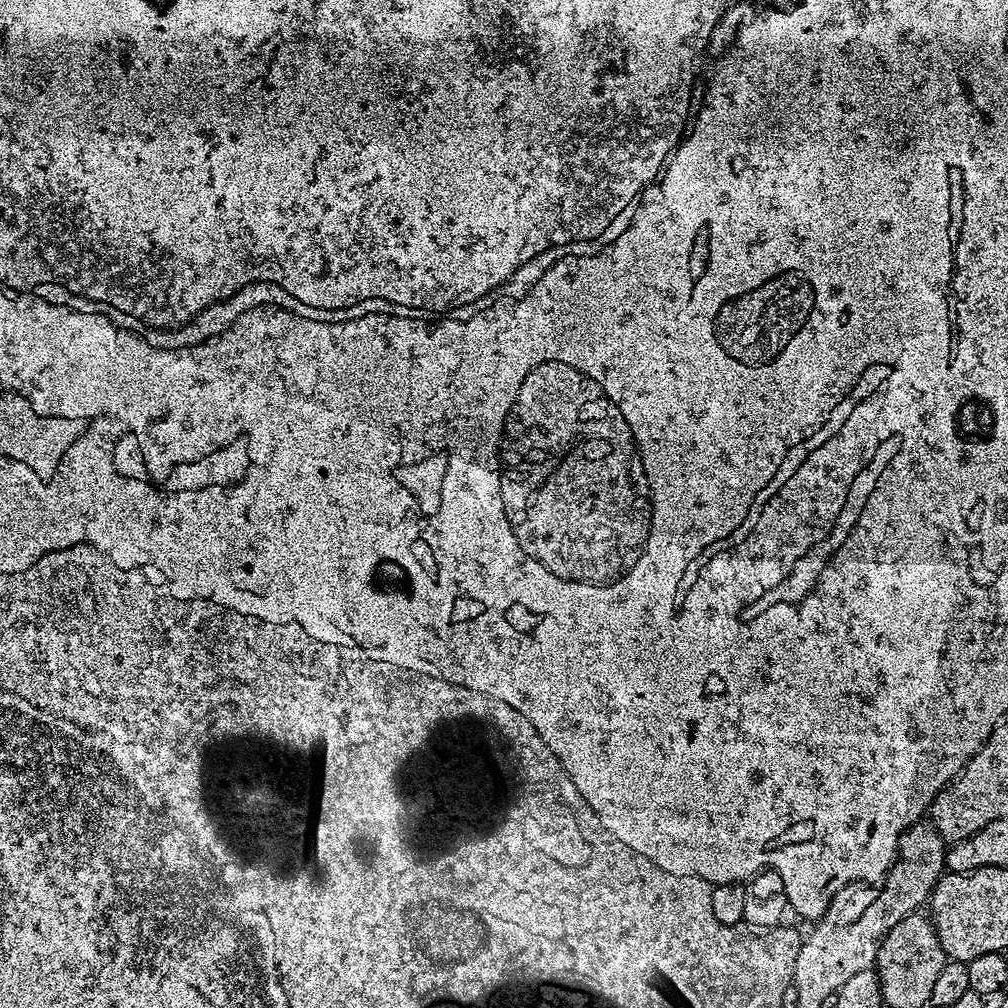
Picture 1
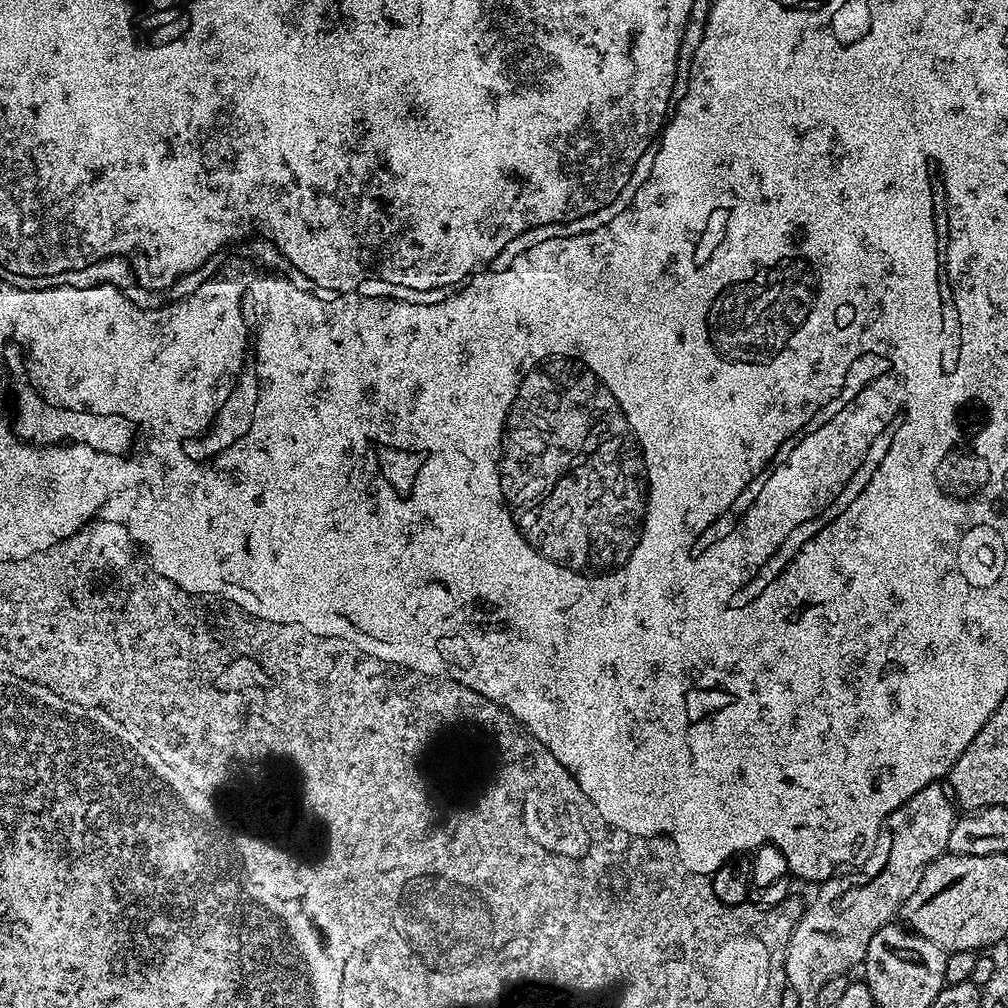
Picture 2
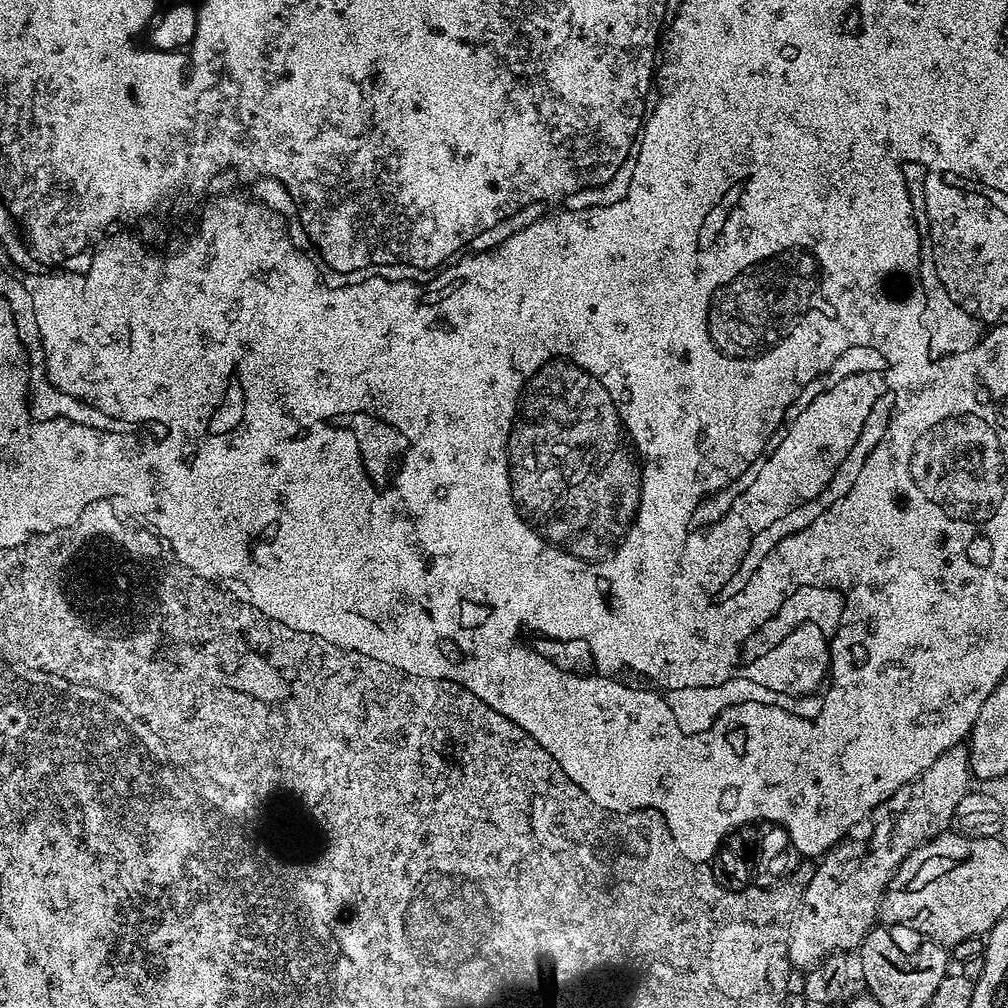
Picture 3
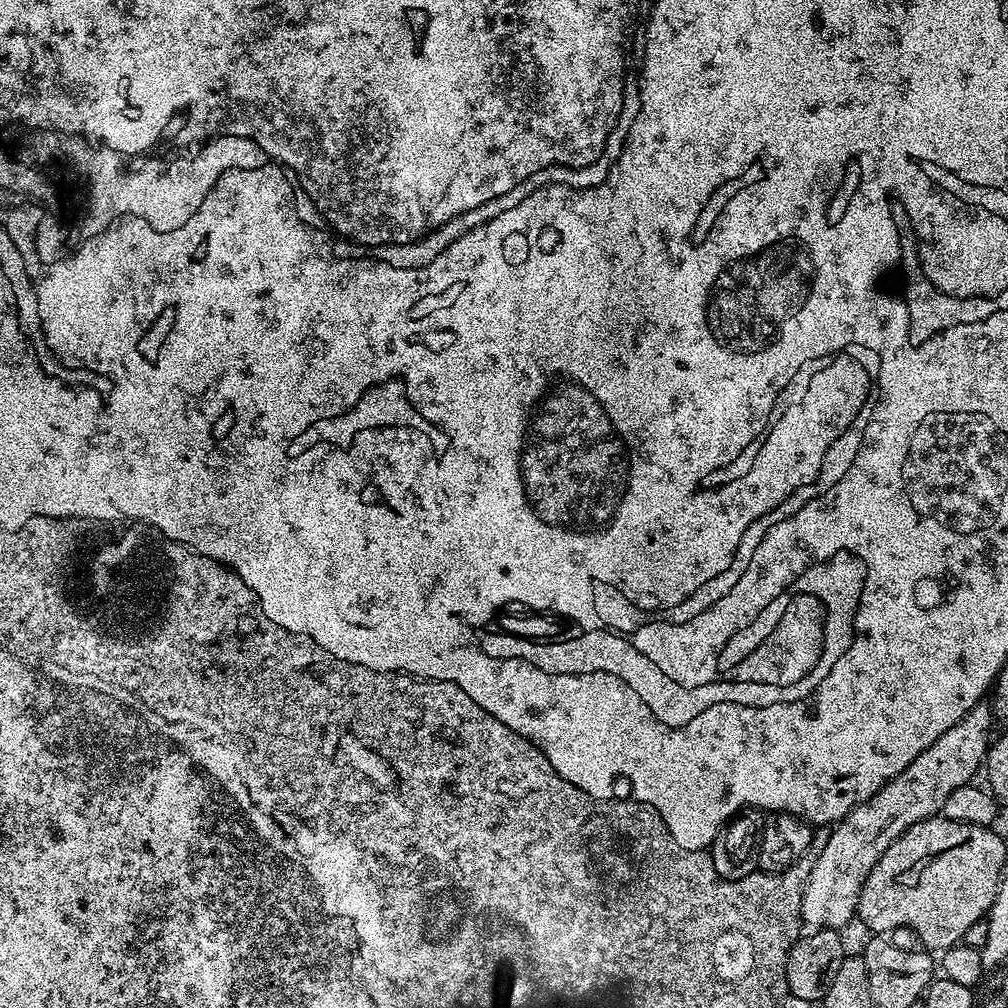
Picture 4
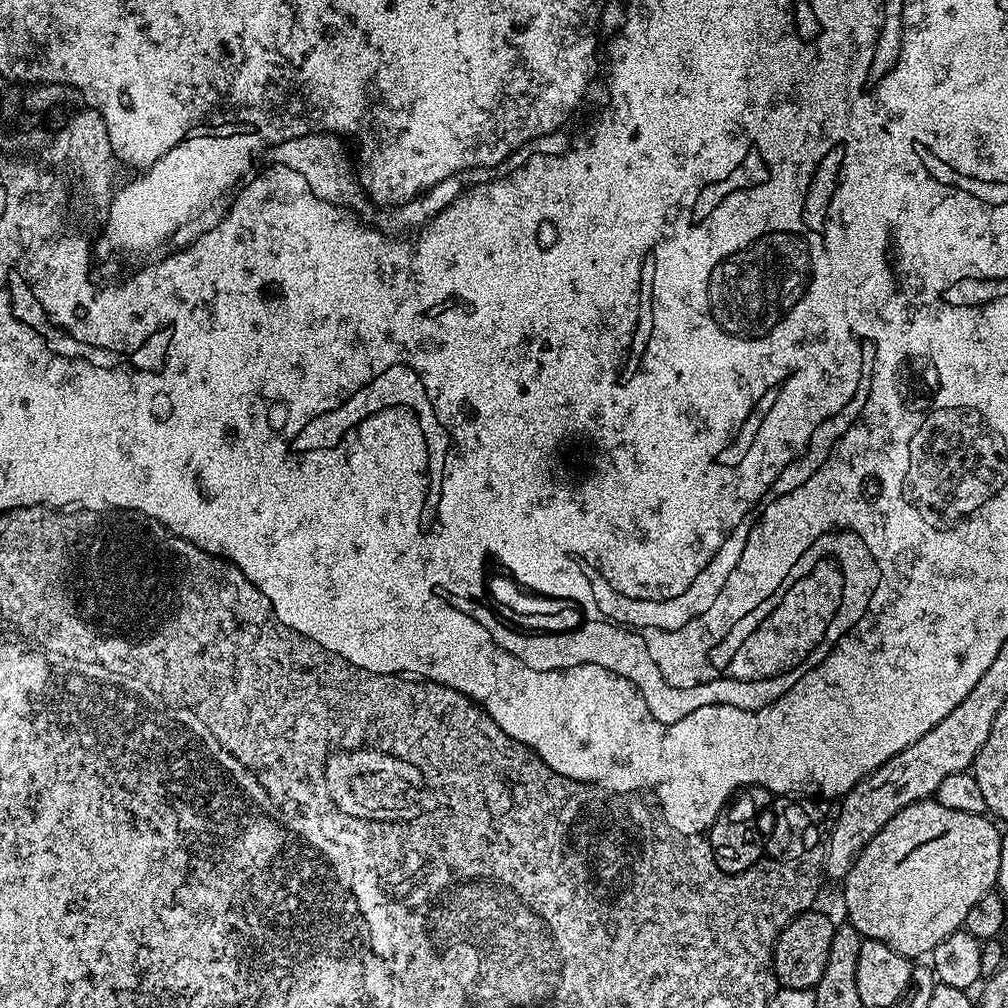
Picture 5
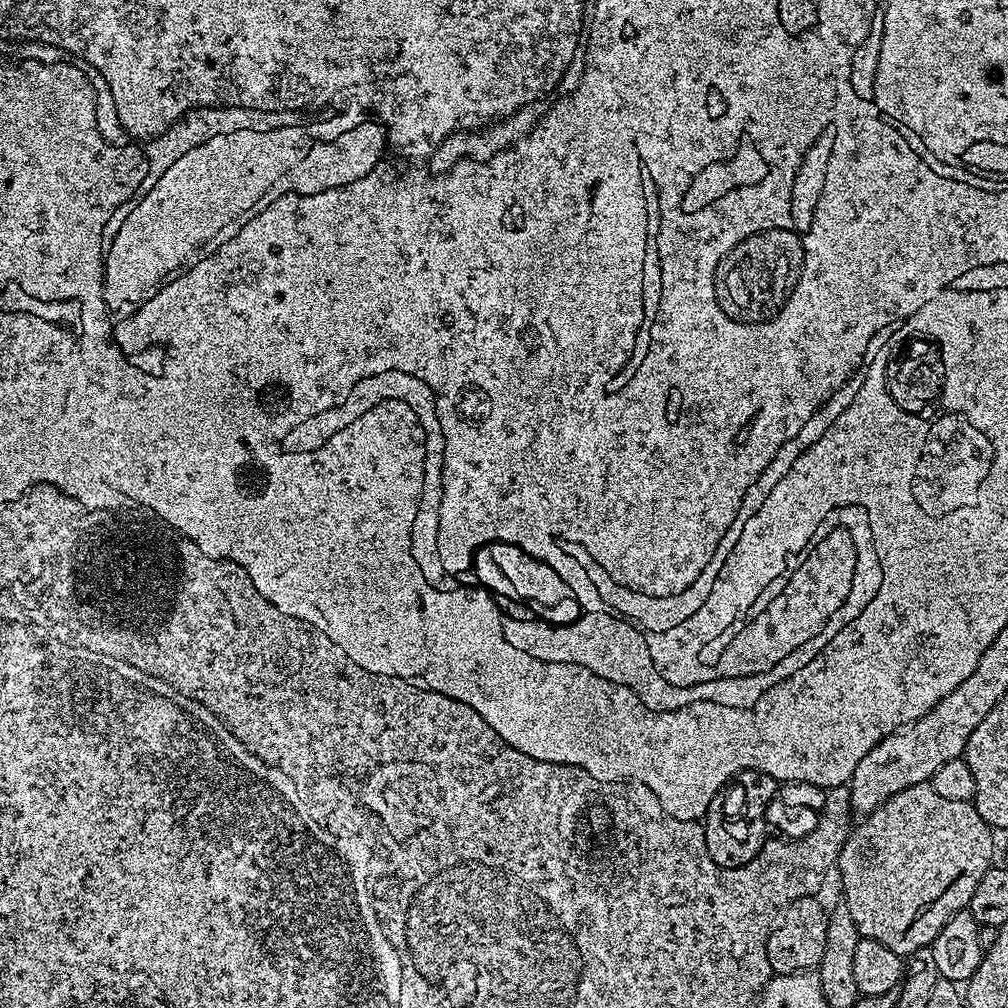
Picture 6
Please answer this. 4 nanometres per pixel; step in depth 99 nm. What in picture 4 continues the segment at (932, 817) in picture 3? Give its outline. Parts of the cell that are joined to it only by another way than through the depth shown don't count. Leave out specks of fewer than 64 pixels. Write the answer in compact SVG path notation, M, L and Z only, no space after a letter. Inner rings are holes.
M987 703L975 704L934 746L922 750L902 774L898 774L878 794L874 794L864 804L850 814L846 814L831 829L828 841L820 848L816 861L808 868L808 878L802 894L801 921L809 929L833 928L844 930L856 916L858 898L862 886L874 870L878 858L910 826L928 820L943 809L946 798L958 790L958 786L971 784L977 779L976 771L981 771L985 763L990 741L993 739L992 720L994 713Z

